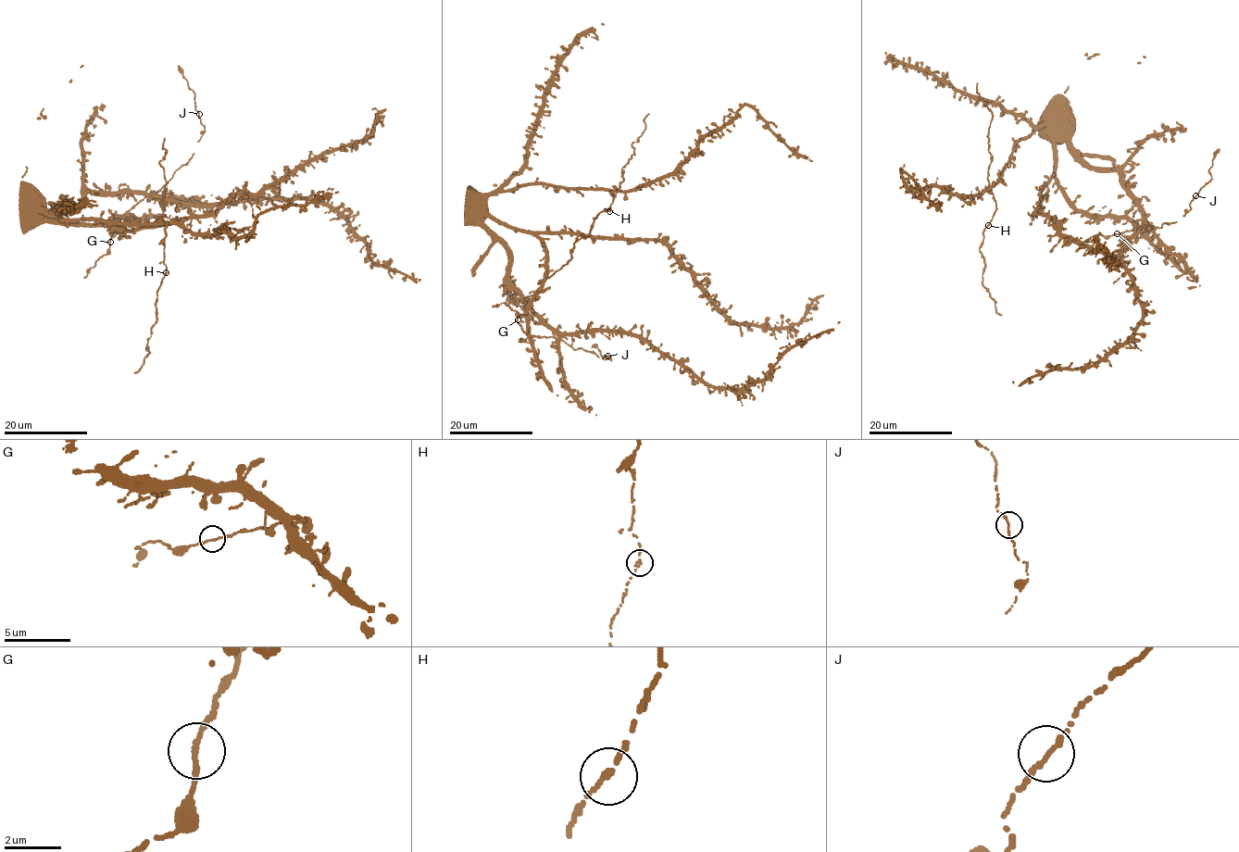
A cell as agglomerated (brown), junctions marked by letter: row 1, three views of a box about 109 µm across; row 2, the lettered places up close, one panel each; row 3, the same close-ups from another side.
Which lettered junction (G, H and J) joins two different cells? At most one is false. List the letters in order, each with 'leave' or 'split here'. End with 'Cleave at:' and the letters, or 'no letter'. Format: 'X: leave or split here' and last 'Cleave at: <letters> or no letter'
G: leave
H: leave
J: leave
Cleave at: no letter

